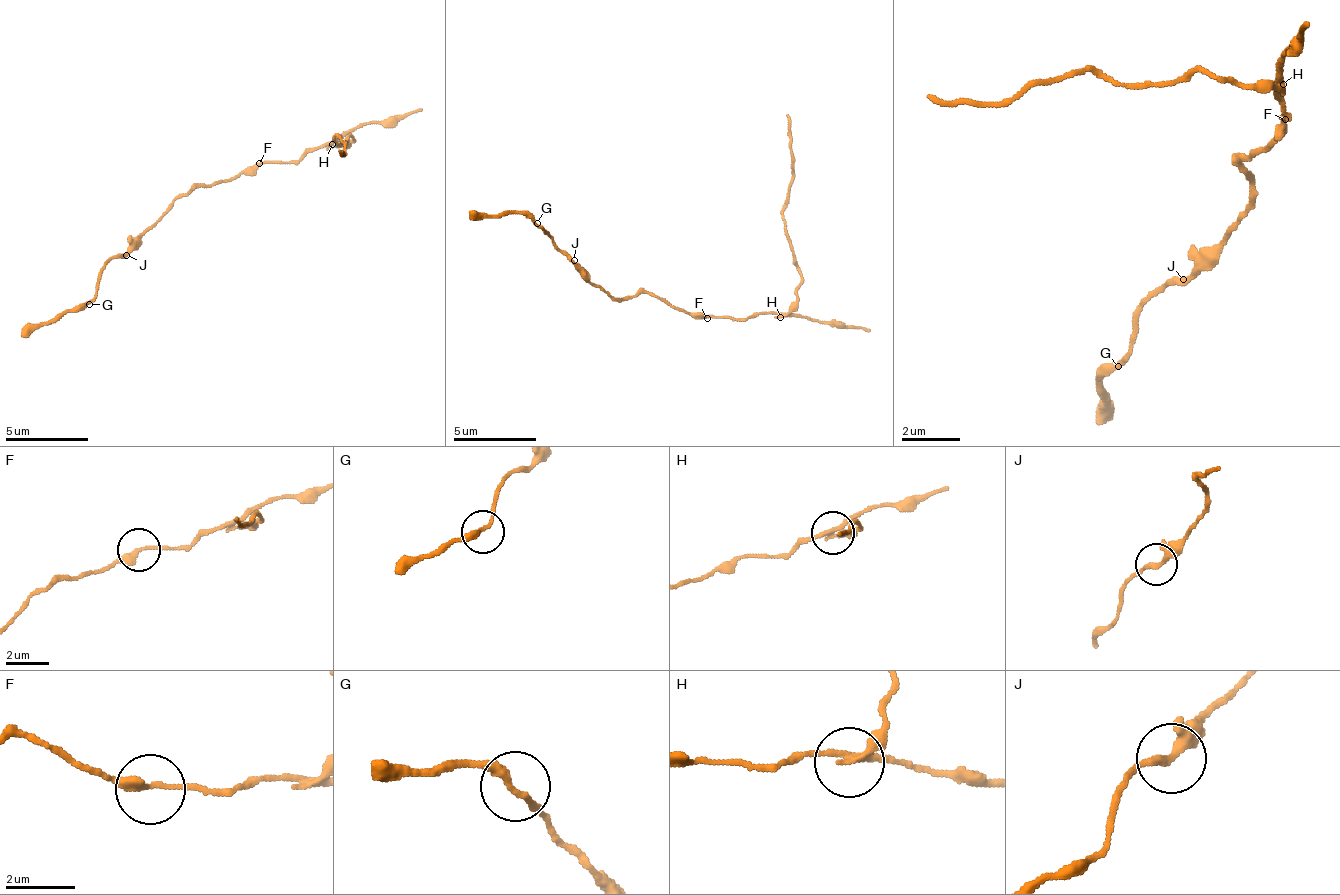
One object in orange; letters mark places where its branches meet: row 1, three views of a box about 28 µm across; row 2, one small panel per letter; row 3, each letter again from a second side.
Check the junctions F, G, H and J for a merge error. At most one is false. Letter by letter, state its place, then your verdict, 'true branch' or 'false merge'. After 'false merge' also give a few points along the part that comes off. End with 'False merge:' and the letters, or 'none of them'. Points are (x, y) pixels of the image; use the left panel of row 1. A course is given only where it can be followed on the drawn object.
F: at (259, 163); true branch
G: at (89, 304); true branch
H: at (332, 144); false merge; foreign part runs (333, 143), (346, 147), (354, 139), (333, 139), (342, 139), (342, 155), (338, 151)
J: at (126, 255); true branch
False merge: H

